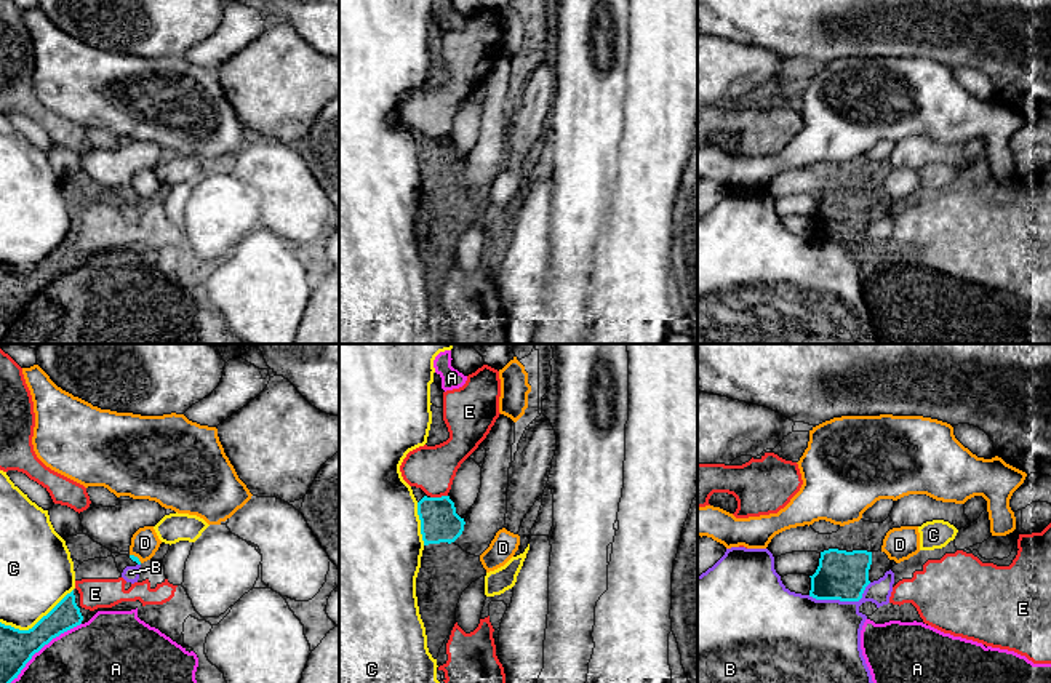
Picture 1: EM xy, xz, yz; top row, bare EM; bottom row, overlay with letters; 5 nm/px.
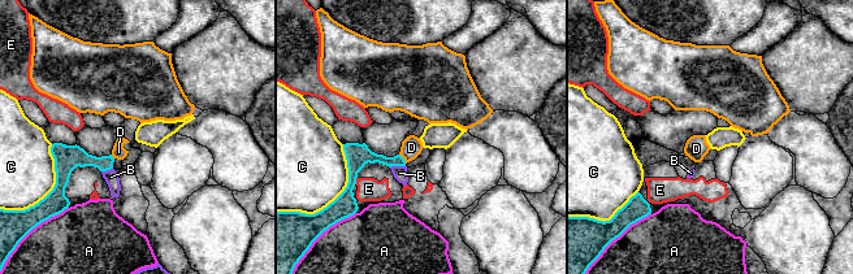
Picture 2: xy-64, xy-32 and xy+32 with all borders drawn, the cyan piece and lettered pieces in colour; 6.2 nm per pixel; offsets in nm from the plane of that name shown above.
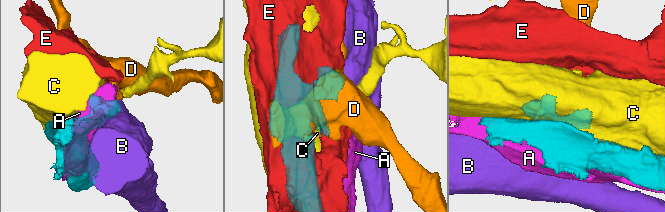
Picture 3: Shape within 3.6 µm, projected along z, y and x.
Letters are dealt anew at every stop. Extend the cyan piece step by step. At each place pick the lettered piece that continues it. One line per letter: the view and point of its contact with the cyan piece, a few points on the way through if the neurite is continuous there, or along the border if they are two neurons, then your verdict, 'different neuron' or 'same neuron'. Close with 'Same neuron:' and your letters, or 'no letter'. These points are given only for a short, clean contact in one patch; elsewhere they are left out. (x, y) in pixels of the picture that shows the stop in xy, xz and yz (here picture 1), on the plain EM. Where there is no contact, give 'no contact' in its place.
A: meets cyan in xy at (34, 295); different neuron
B: meets cyan in yz at (842, 242); different neuron
C: meets cyan in xy at (37, 264); different neuron
D: meets cyan in xy at (136, 199); border along xy (130, 195), (141, 203); different neuron
E: meets cyan in xz at (439, 139); different neuron
Same neuron: no letter

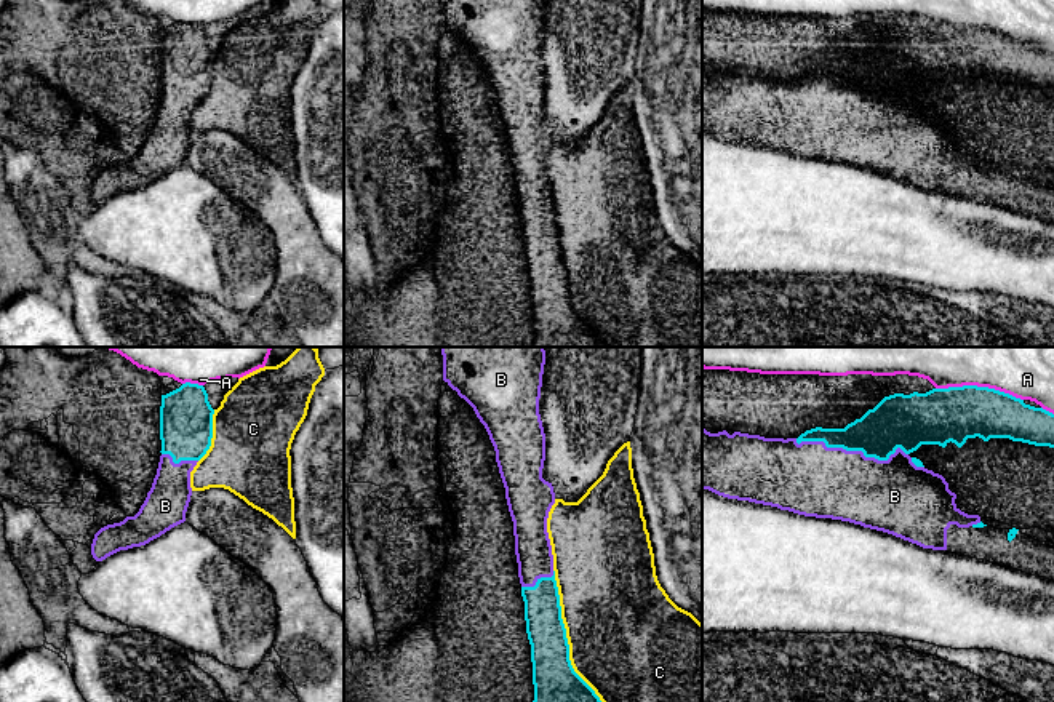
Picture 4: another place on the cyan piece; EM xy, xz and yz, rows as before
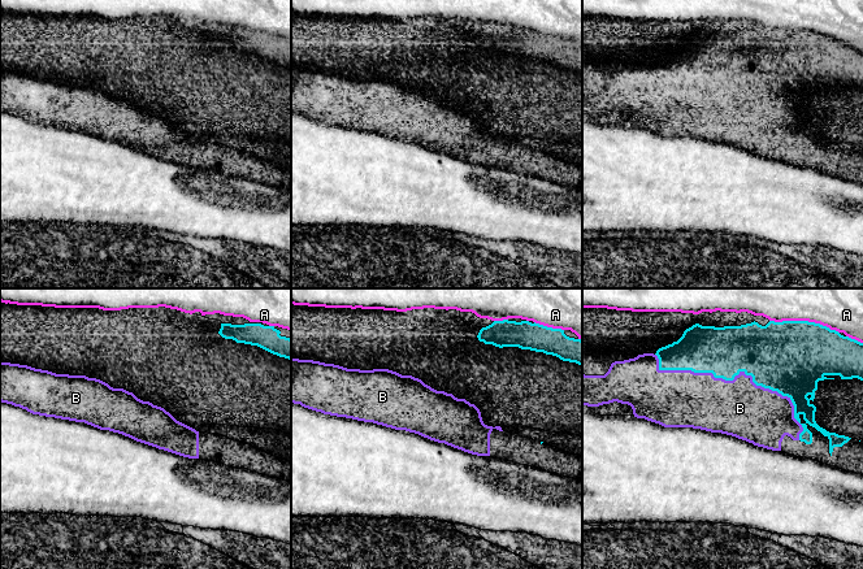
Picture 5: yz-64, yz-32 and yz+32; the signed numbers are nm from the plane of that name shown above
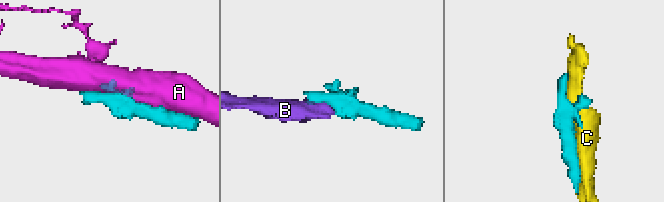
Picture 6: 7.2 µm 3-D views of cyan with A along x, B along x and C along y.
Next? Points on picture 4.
A: meets cyan in yz at (979, 29); different neuron
B: meets cyan in yz at (851, 91); same neuron
C: meets cyan in xz at (565, 279); different neuron
Same neuron: B

